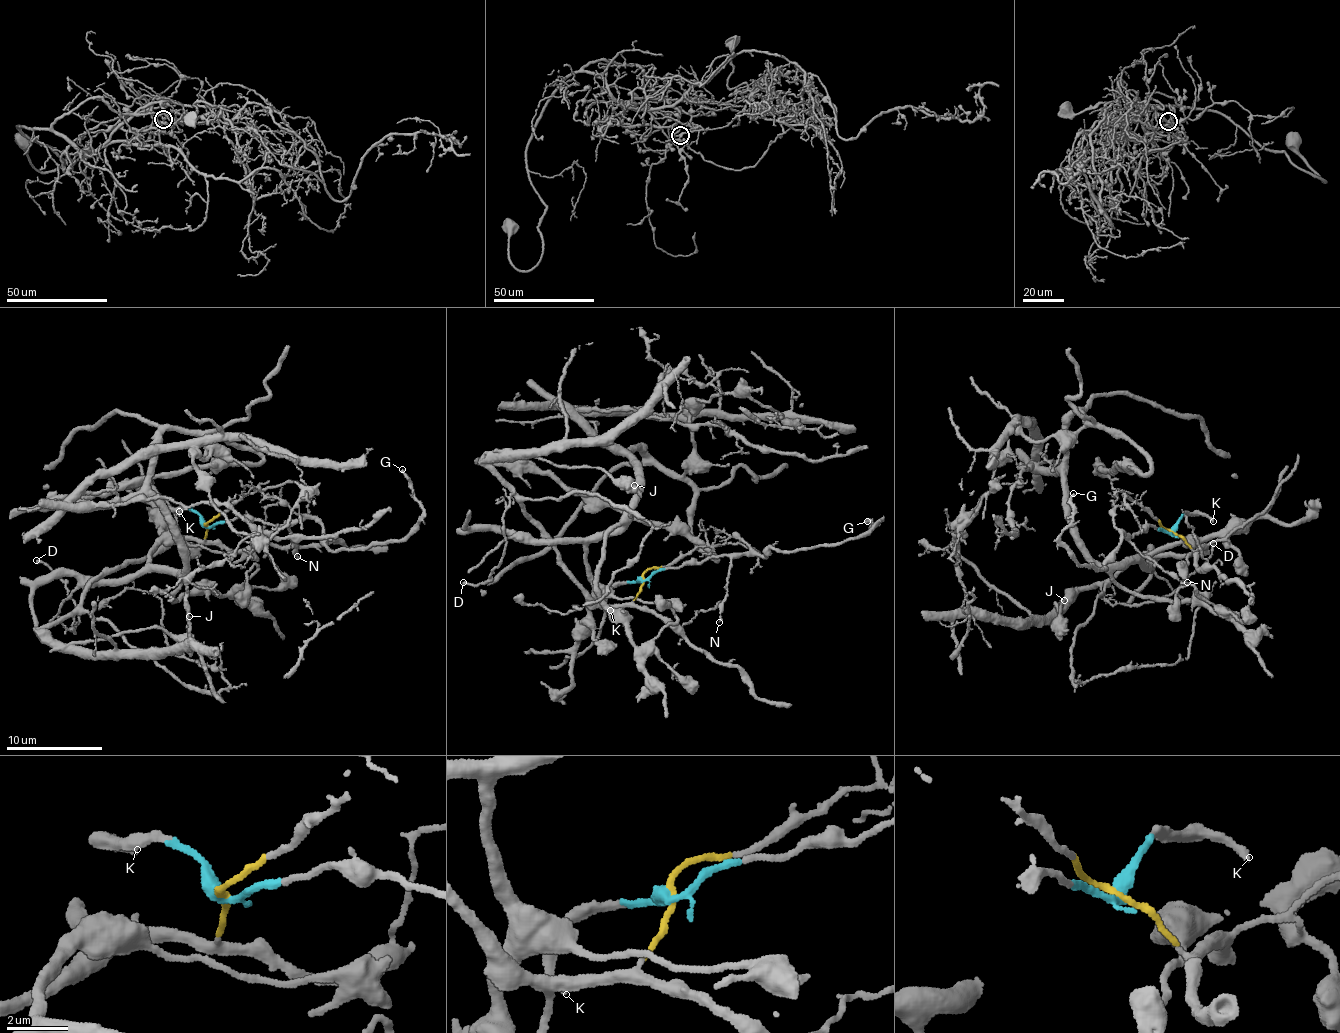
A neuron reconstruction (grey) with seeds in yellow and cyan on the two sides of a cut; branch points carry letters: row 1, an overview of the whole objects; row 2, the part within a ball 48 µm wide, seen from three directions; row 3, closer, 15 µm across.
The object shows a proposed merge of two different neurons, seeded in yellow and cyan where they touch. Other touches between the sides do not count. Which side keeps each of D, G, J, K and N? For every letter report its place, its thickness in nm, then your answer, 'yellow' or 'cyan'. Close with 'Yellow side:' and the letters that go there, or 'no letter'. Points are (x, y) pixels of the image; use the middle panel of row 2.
D: at (463, 582); 200 nm thick; yellow
G: at (867, 521); 200 nm thick; cyan
J: at (634, 485); 150 nm thick; yellow
K: at (610, 610); 240 nm thick; cyan
N: at (719, 622); 140 nm thick; cyan
Yellow side: D, J

